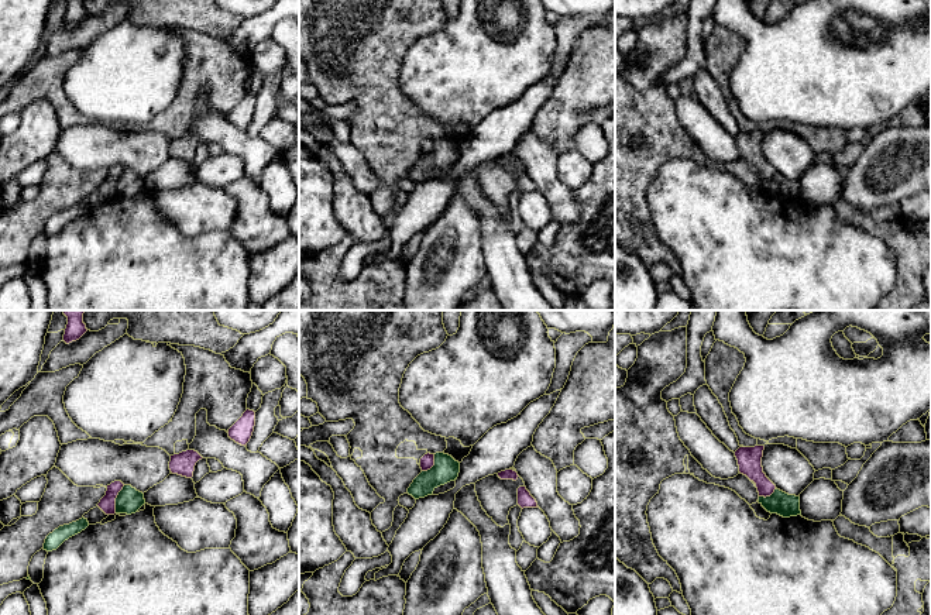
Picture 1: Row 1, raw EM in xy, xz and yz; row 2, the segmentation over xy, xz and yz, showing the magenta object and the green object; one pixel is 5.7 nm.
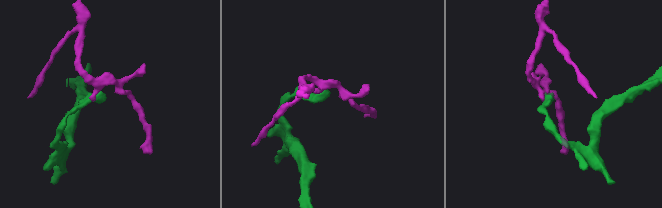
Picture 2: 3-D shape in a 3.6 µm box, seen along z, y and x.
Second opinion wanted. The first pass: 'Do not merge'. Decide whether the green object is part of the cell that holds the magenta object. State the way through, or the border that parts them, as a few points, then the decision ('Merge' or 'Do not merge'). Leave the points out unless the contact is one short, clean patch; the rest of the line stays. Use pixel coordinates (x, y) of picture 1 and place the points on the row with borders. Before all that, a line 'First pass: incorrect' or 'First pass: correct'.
First pass: correct
Boundary: xy (124, 485), (116, 498), (114, 512). Do not merge

